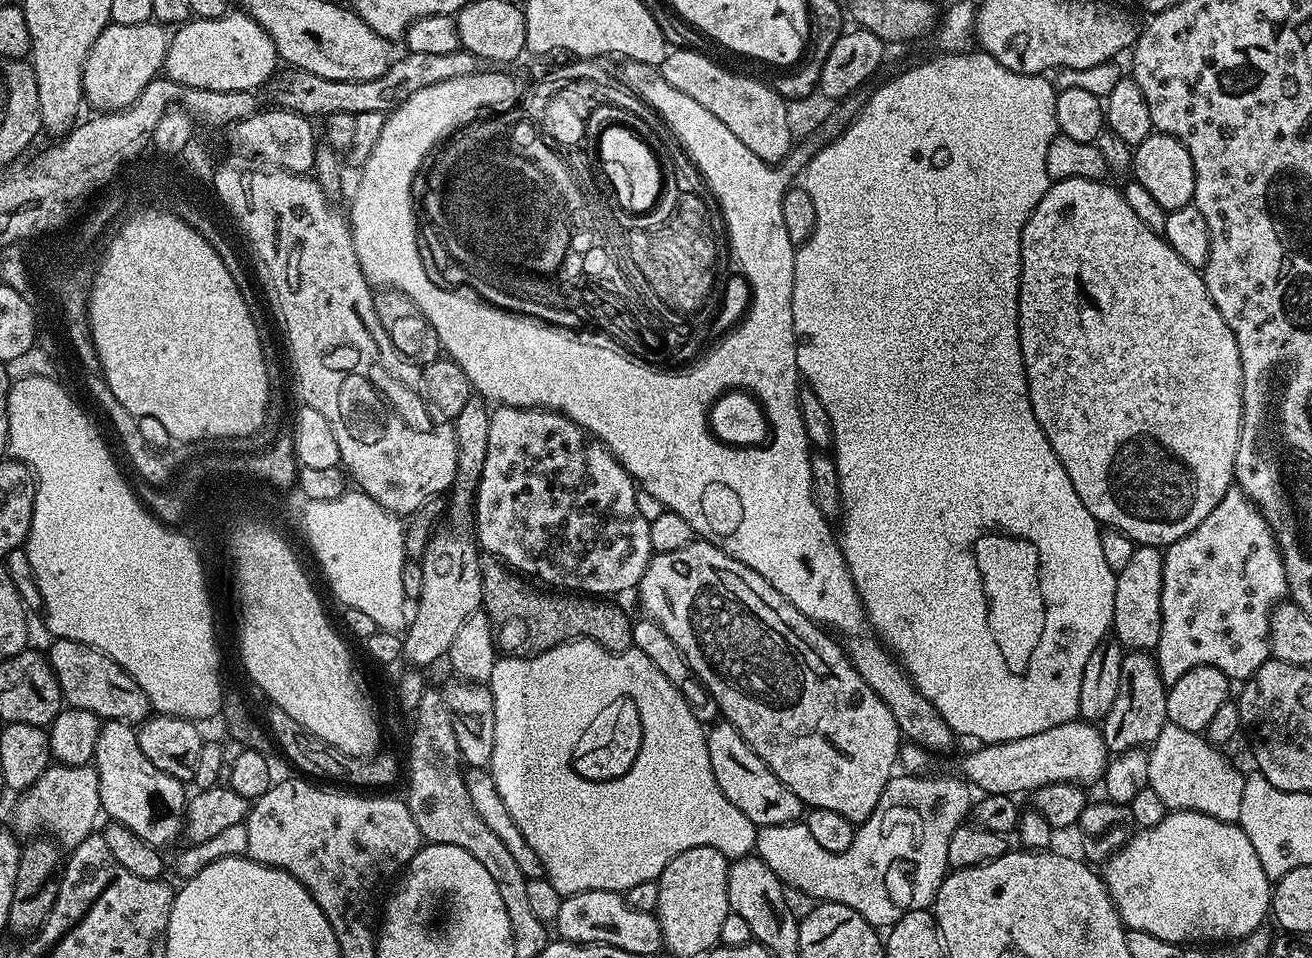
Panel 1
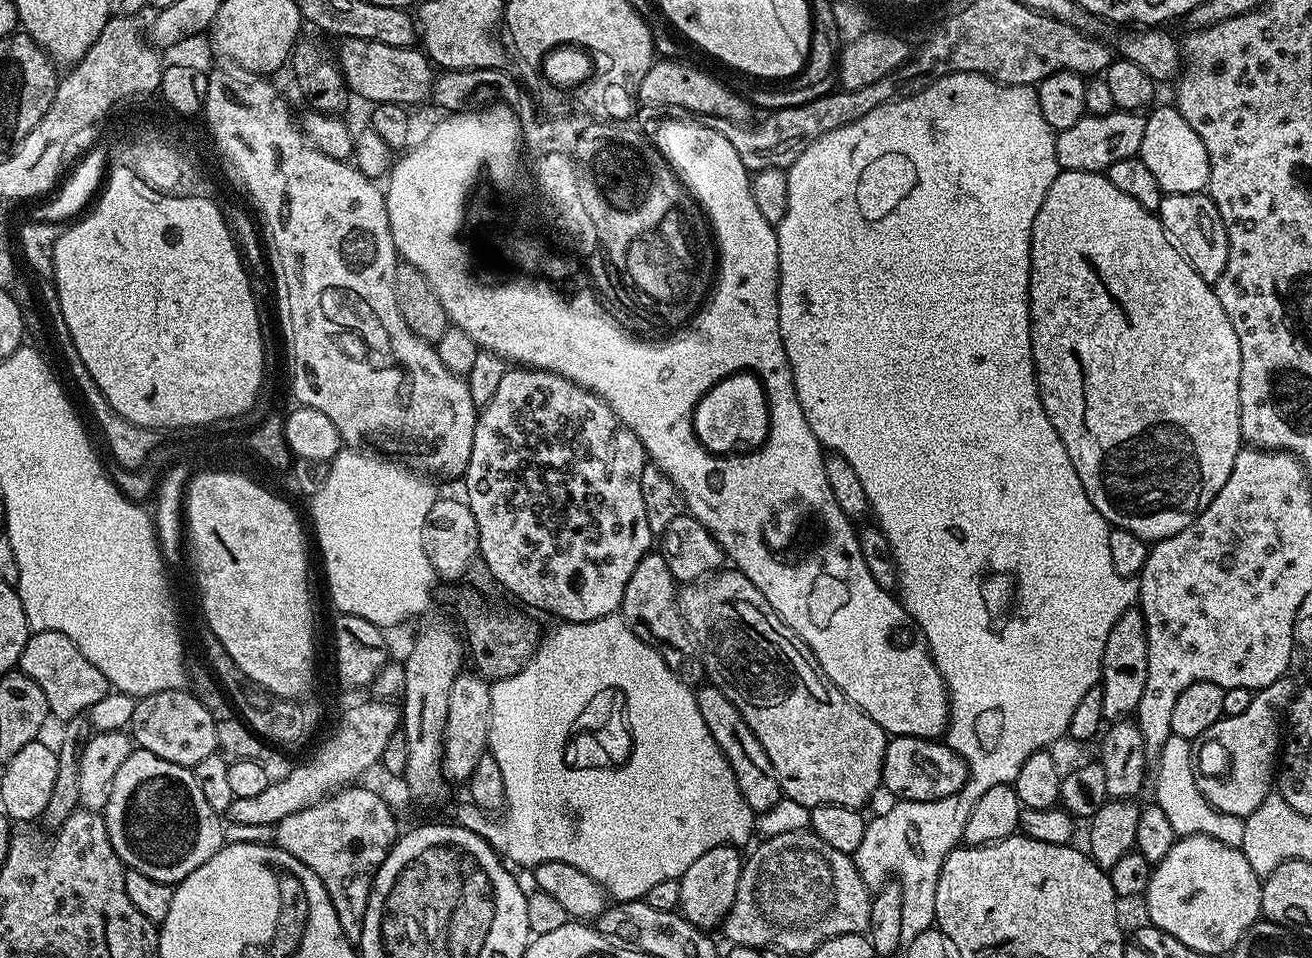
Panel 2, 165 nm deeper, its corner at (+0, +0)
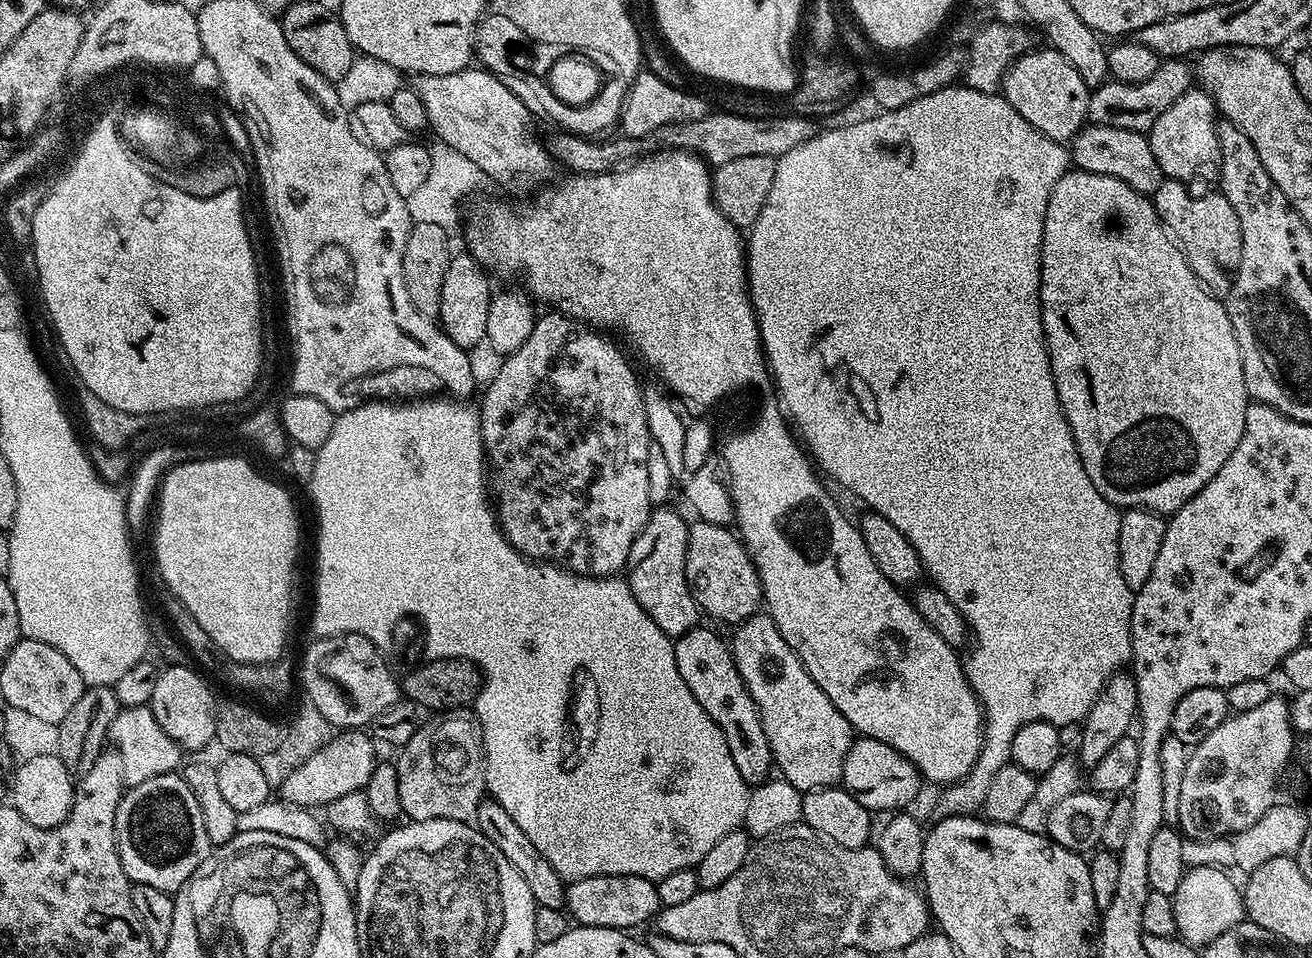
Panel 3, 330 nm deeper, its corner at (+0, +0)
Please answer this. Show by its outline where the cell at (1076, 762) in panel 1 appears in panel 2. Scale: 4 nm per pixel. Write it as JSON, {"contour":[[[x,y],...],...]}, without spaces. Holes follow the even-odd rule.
{"contour":[[[894,736],[889,739],[880,783],[883,791],[888,791],[892,798],[931,802],[961,791],[967,781],[968,763],[947,743],[939,739],[923,740],[917,736]]]}

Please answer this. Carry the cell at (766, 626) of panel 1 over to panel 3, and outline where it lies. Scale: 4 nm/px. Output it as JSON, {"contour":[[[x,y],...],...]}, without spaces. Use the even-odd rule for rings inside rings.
{"contour":[[[757,614],[751,616],[749,620],[744,620],[735,629],[736,632],[730,636],[730,647],[732,649],[732,657],[734,658],[734,666],[738,666],[738,674],[742,674],[742,682],[746,682],[746,690],[750,690],[750,694],[756,703],[758,714],[762,718],[762,730],[766,730],[766,742],[770,742],[770,750],[775,767],[780,768],[779,775],[790,784],[796,787],[801,793],[812,792],[816,788],[831,788],[839,785],[844,778],[844,763],[846,762],[846,754],[850,750],[854,739],[854,730],[850,726],[850,722],[846,722],[846,718],[838,710],[838,706],[834,706],[834,702],[830,702],[830,698],[826,698],[826,694],[822,690],[822,686],[818,686],[818,682],[814,682],[814,678],[810,678],[810,674],[806,670],[806,666],[796,656],[796,651],[788,645],[786,638],[782,638],[782,634],[778,630],[778,626],[772,621],[771,616],[767,614]]]}

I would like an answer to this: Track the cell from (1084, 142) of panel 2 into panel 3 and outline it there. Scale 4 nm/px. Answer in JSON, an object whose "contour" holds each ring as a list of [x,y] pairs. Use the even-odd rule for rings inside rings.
{"contour":[[[1168,58],[1161,63],[1158,70],[1154,70],[1154,78],[1150,78],[1146,82],[1124,84],[1121,80],[1109,79],[1101,86],[1091,89],[1088,98],[1088,120],[1102,126],[1118,126],[1122,130],[1134,130],[1145,134],[1151,132],[1154,122],[1158,122],[1162,110],[1169,108],[1178,98],[1182,98],[1184,92],[1193,87],[1194,68],[1191,63],[1188,63],[1189,61],[1184,58]]]}

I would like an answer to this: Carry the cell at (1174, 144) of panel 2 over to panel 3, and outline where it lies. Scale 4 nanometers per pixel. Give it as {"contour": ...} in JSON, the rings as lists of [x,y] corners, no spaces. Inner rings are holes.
{"contour":[[[1193,86],[1182,94],[1154,122],[1152,131],[1147,133],[1150,150],[1162,166],[1162,174],[1170,180],[1212,180],[1220,179],[1220,139],[1218,138],[1218,113],[1216,103],[1199,87]]]}

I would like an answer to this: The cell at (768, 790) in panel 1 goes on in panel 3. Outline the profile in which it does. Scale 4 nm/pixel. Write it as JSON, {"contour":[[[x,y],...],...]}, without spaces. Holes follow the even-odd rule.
{"contour":[[[694,627],[686,634],[675,637],[672,658],[678,666],[678,674],[682,674],[686,686],[690,686],[690,694],[698,698],[698,706],[702,706],[702,710],[706,710],[706,714],[710,714],[710,718],[714,718],[714,722],[722,730],[726,738],[726,746],[730,746],[730,754],[734,758],[734,766],[738,766],[738,774],[742,774],[742,778],[750,786],[757,786],[769,779],[768,771],[773,771],[774,768],[770,742],[766,742],[766,730],[762,730],[762,718],[758,714],[754,698],[750,690],[746,690],[746,682],[742,682],[742,674],[738,674],[738,666],[734,666],[729,641],[725,637],[723,640],[718,633],[704,627]]]}

